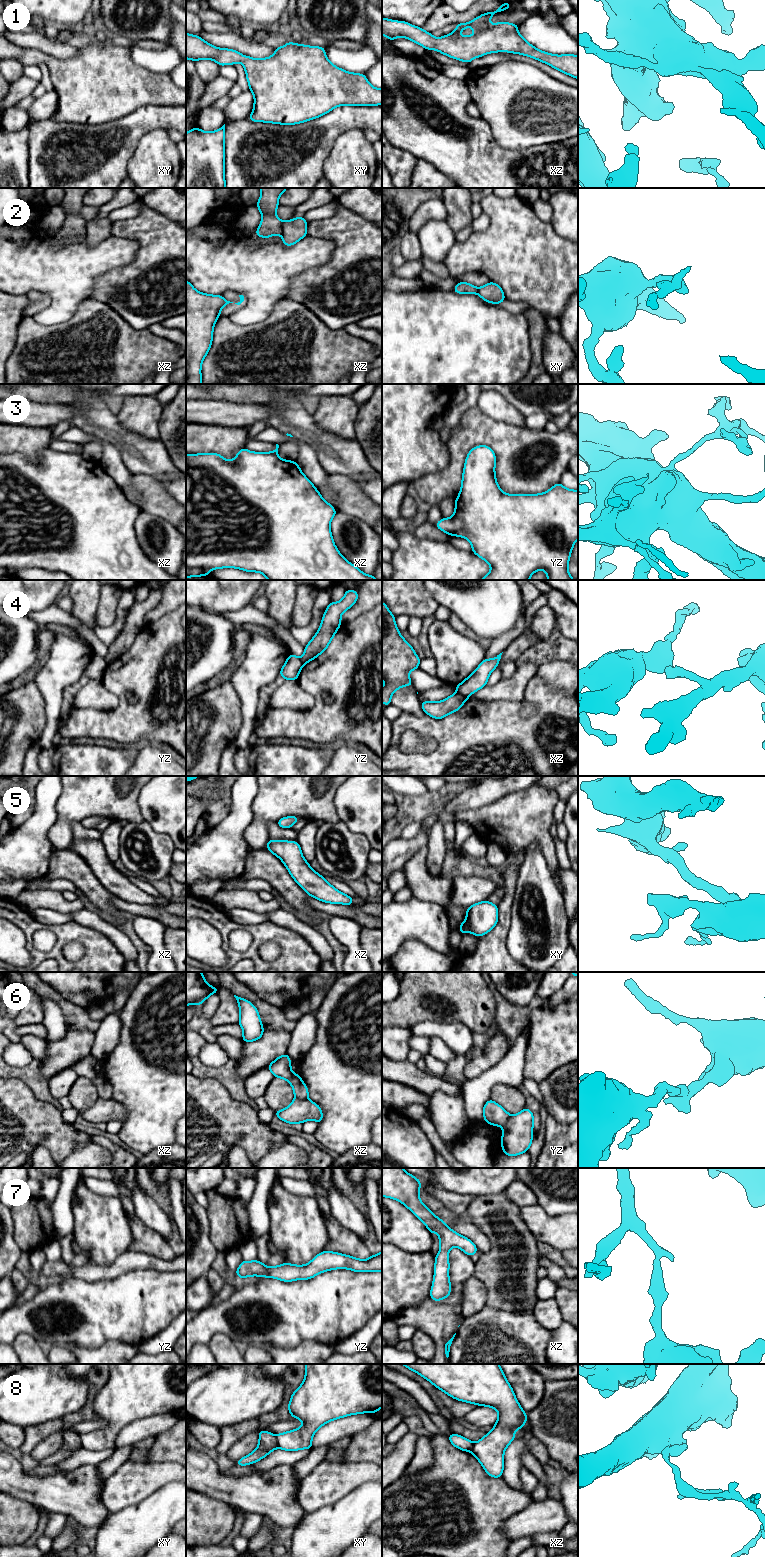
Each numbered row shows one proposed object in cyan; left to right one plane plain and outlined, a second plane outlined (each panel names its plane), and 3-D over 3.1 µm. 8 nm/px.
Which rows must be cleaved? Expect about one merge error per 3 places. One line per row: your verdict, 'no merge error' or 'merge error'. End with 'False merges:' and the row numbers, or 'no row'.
1: no merge error
2: merge error
3: no merge error
4: merge error
5: no merge error
6: merge error
7: no merge error
8: merge error
False merges: 2, 4, 6, 8

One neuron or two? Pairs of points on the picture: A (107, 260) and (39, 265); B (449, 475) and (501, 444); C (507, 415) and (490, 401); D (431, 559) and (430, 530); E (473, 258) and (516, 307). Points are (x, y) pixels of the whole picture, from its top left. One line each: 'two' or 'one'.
A: one
B: one
C: one
D: two
E: two

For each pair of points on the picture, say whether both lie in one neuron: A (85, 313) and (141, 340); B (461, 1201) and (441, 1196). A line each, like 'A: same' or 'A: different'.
A: same
B: same

